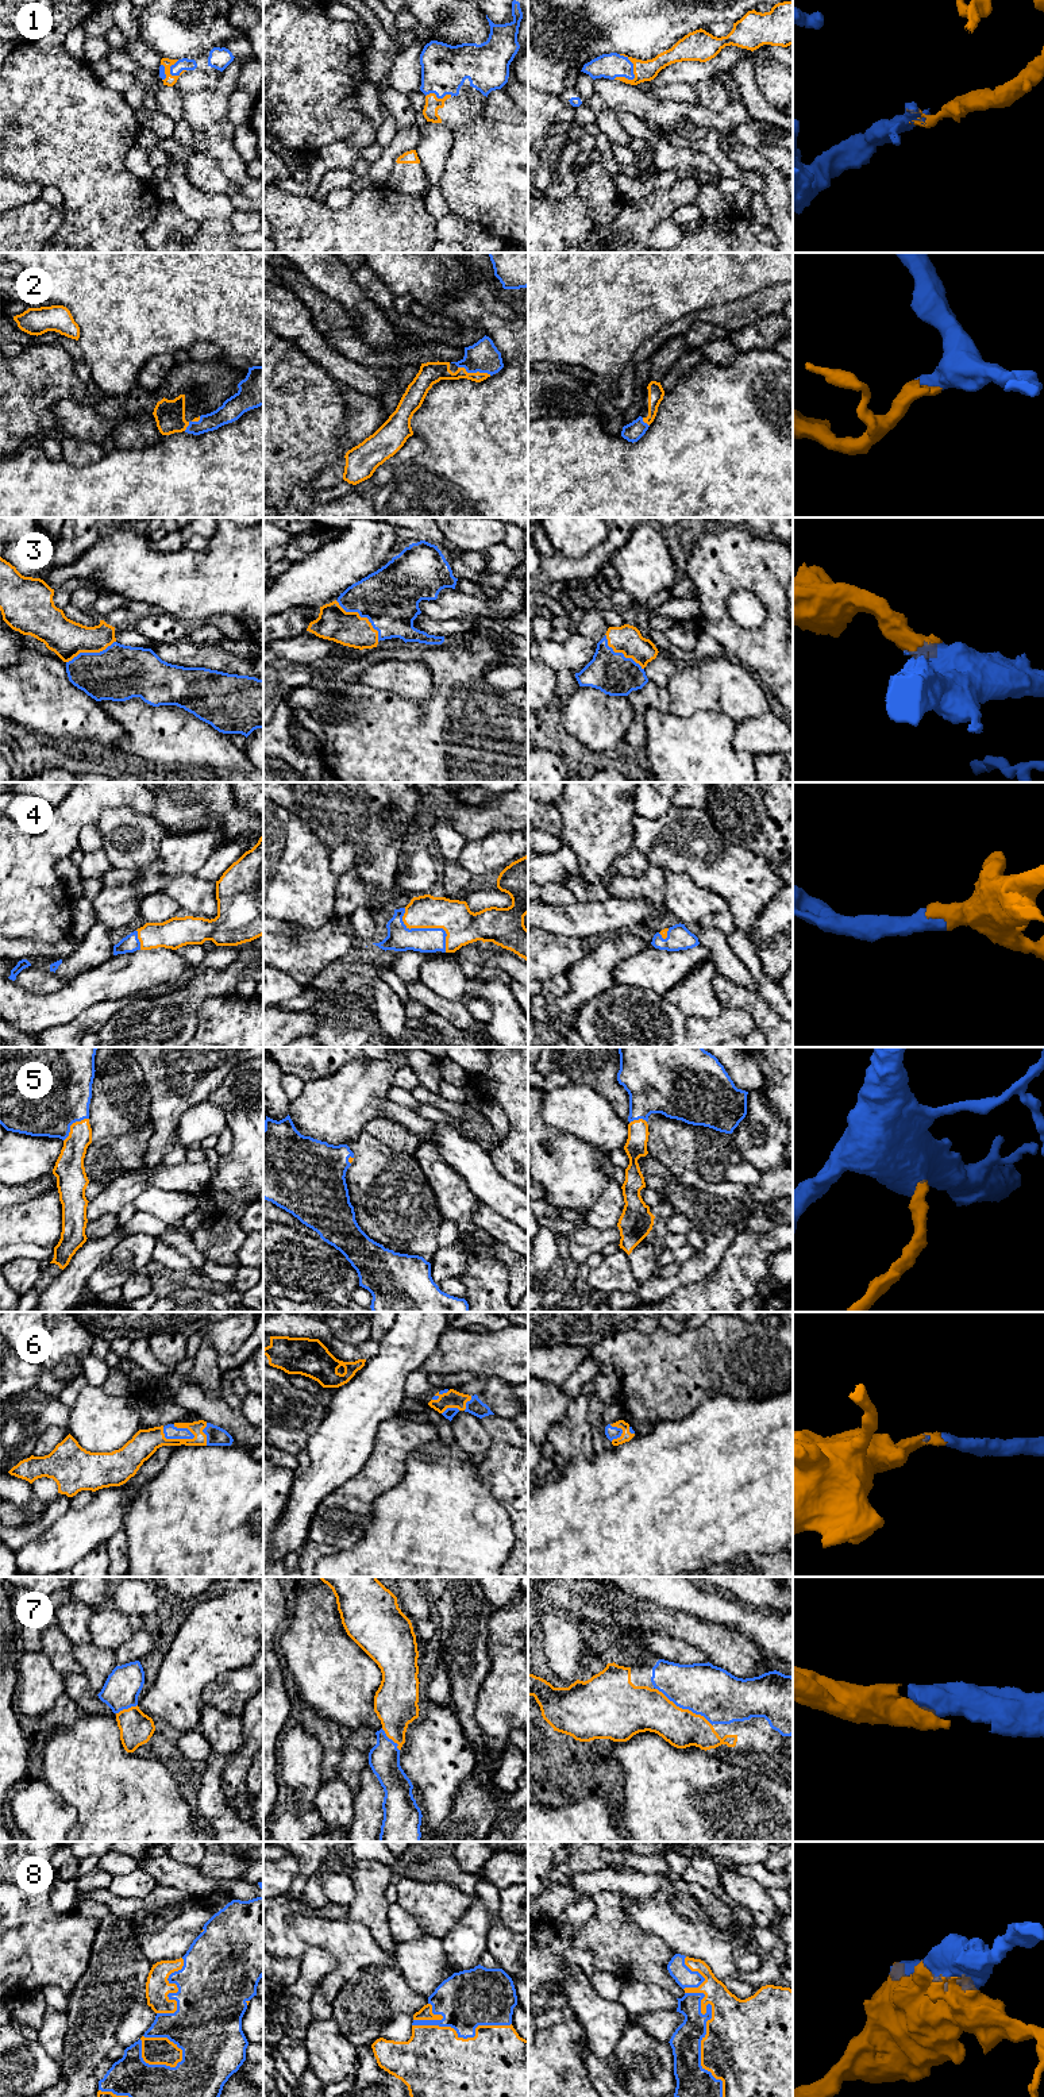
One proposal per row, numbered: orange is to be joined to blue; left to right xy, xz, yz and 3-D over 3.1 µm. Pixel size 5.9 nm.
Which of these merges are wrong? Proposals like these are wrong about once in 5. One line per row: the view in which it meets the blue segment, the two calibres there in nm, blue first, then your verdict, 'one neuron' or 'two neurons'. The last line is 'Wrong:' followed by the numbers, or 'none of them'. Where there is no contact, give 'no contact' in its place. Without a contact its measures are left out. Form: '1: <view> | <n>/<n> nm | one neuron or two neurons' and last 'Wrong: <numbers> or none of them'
1: yz | 150/130 nm | one neuron
2: xz | 190/130 nm | one neuron
3: xz | 360/200 nm | one neuron
4: xz | 150/200 nm | one neuron
5: xy | 500/160 nm | one neuron
6: xy | 80/160 nm | one neuron
7: yz | 300/260 nm | one neuron
8: yz | 180/480 nm | one neuron
Wrong: none of them

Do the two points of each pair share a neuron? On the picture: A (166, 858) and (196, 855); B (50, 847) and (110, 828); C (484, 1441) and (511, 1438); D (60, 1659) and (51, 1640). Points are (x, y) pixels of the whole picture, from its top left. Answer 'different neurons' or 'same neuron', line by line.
A: same neuron
B: different neurons
C: different neurons
D: same neuron

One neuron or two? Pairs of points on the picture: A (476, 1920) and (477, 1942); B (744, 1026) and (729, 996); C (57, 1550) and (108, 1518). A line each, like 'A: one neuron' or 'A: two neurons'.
A: one neuron
B: two neurons
C: one neuron

